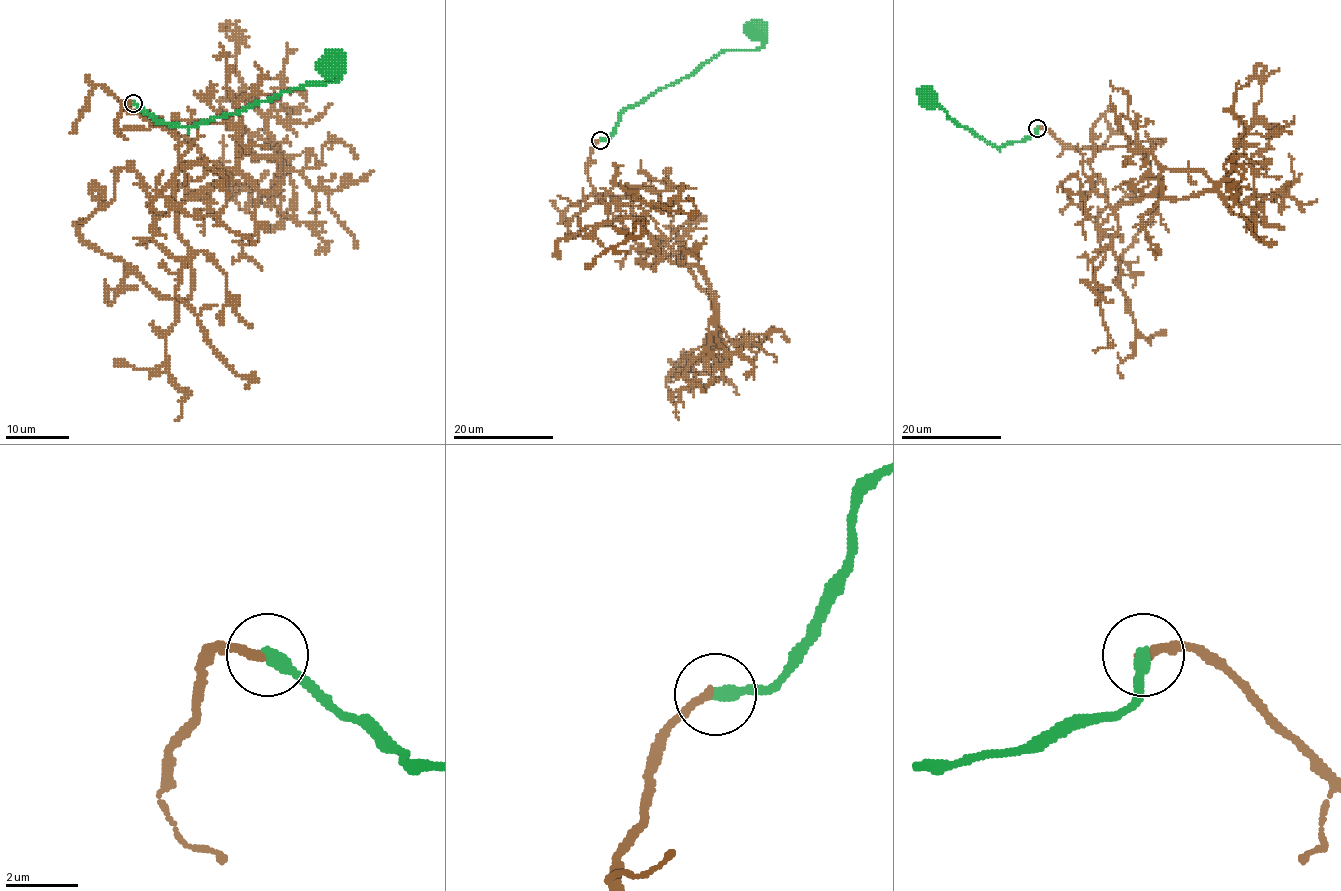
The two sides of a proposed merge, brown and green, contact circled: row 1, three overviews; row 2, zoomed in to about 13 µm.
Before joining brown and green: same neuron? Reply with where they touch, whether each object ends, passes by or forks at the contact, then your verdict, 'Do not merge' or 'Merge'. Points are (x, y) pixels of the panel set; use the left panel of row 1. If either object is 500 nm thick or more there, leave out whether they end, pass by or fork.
Place: (133, 103). At the ring brown ends. At the ring green ends. Do not merge

